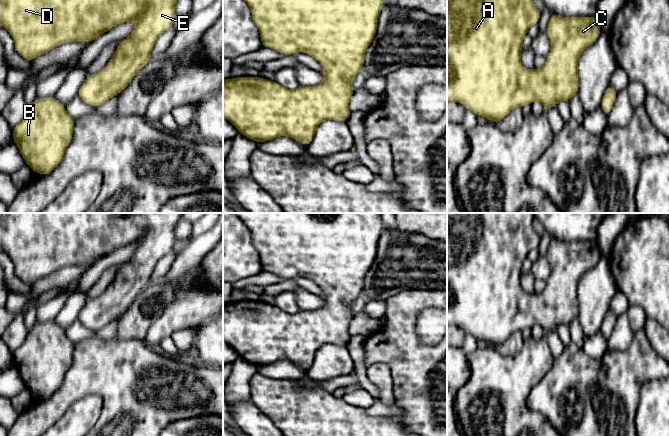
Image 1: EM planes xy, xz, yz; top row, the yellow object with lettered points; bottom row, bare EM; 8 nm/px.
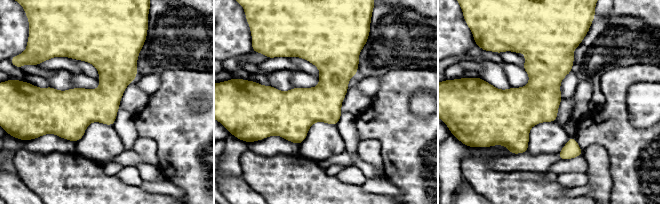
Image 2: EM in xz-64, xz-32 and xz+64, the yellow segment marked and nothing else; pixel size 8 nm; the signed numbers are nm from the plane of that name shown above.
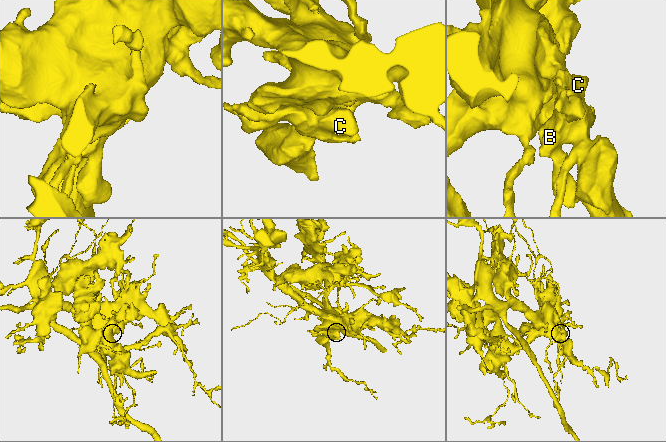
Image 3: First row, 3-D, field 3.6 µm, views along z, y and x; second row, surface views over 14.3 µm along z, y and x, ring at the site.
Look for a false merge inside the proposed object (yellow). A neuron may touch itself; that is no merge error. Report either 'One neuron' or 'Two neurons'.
One neuron

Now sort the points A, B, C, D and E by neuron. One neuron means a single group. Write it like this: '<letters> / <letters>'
A B C D E

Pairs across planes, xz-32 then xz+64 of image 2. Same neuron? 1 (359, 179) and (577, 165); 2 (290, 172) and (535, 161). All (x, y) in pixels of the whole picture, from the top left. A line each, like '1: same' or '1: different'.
1: different
2: different

